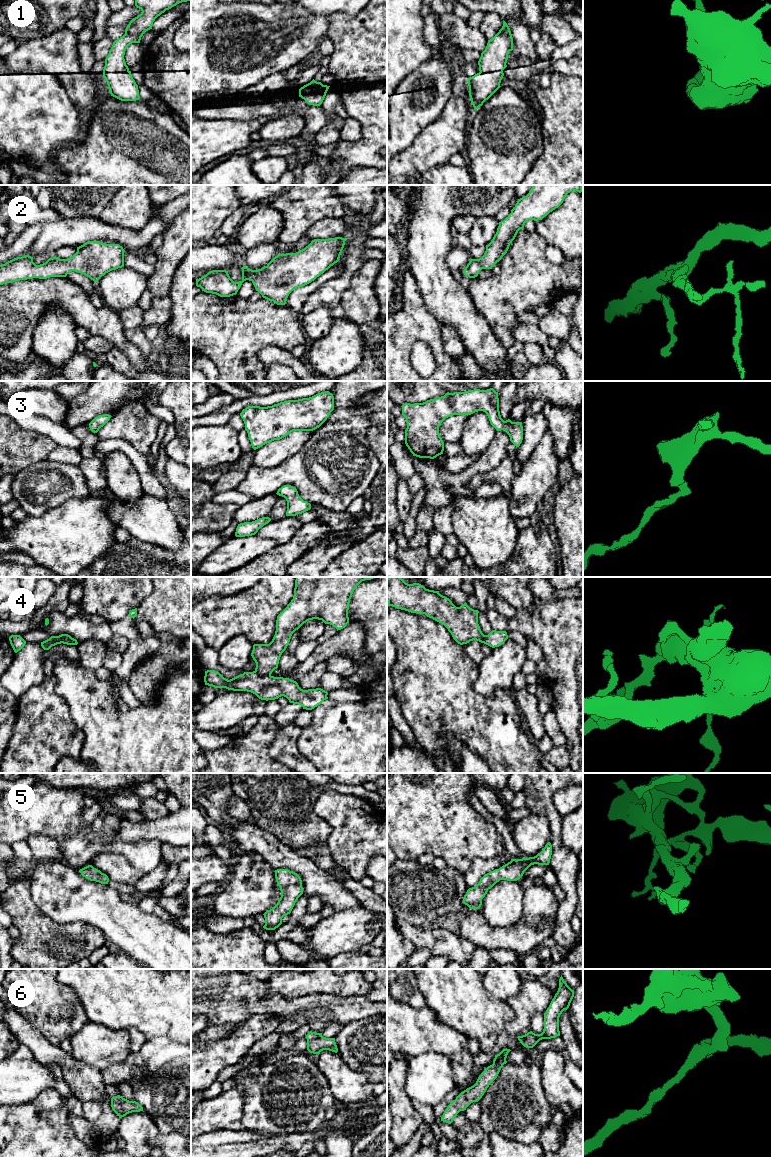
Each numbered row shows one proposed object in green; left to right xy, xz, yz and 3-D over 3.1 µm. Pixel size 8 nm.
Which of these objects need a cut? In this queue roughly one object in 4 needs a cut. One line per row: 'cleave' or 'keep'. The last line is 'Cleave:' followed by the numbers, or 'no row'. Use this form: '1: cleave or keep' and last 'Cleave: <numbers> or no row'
1: keep
2: keep
3: keep
4: cleave
5: keep
6: keep
Cleave: 4

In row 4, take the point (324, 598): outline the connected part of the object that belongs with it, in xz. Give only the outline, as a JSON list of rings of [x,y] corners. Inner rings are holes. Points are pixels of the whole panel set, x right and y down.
[[[296,577],[294,596],[287,607],[280,612],[276,620],[276,631],[269,644],[254,644],[251,656],[256,663],[255,672],[271,675],[278,668],[282,653],[286,650],[292,634],[309,620],[322,620],[338,630],[349,623],[348,610],[352,594],[365,580],[375,577]]]

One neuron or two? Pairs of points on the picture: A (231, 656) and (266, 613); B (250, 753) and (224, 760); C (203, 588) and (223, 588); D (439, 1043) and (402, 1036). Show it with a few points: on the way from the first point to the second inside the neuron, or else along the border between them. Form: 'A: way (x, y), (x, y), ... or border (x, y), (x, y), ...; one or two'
A: border (223, 644), (237, 635), (245, 636), (253, 644); two
B: way (244, 759), (230, 760); one
C: way (208, 588), (218, 588); one
D: way (430, 1036), (411, 1036); one

